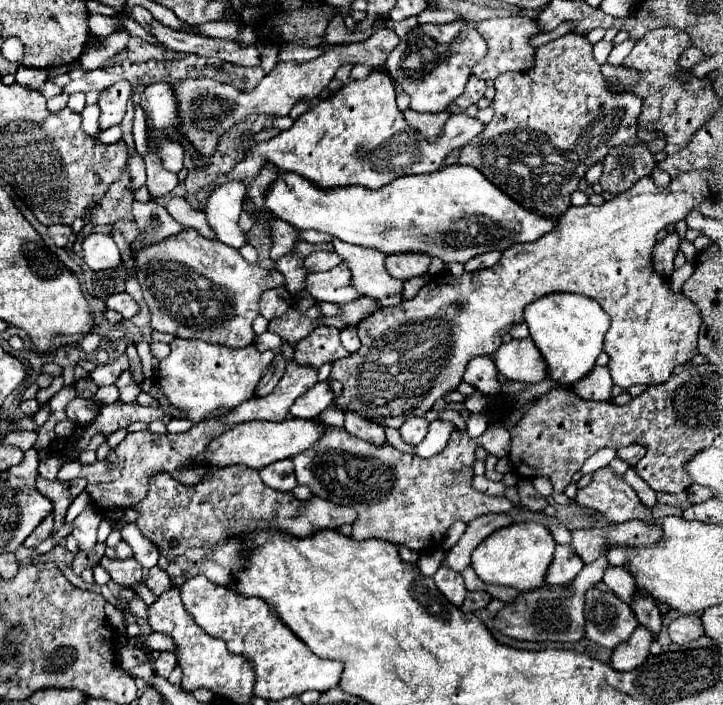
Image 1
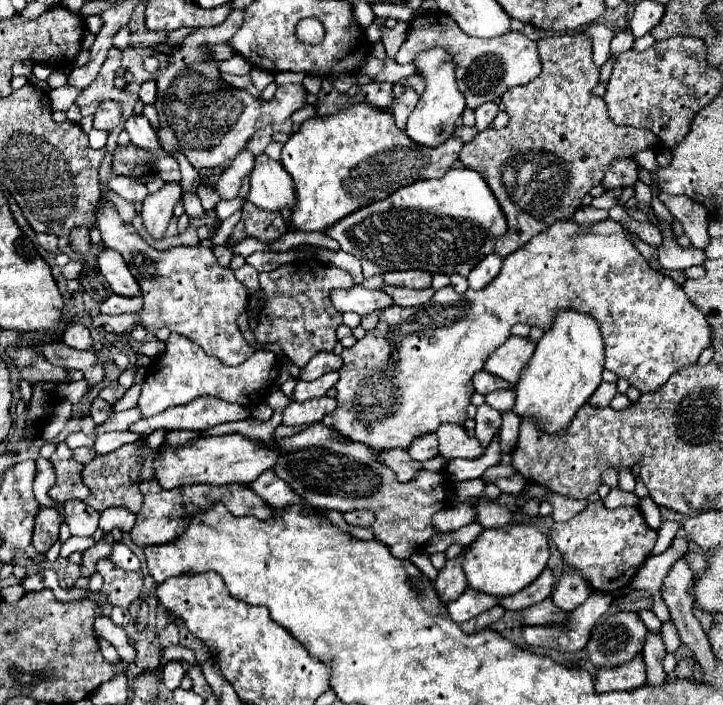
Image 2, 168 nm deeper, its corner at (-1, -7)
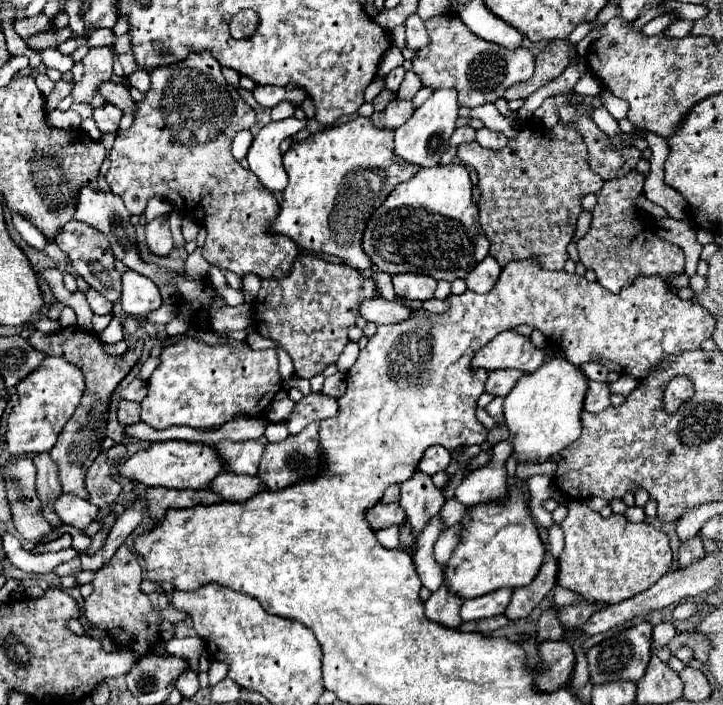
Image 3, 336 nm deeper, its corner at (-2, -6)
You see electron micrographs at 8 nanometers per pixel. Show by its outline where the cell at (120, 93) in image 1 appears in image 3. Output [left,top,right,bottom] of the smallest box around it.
[94,102,122,134]

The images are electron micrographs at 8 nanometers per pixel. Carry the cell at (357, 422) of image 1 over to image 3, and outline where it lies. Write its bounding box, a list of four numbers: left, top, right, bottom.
[400,470,446,534]

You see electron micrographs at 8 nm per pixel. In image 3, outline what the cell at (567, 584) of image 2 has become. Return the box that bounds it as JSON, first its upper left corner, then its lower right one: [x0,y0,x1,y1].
[538,606,562,642]

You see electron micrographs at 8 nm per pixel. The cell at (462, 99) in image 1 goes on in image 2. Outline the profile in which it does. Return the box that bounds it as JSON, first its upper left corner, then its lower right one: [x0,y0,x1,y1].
[475,103,499,131]

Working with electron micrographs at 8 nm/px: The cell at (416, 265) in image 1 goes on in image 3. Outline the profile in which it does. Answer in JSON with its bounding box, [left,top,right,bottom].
[392,274,436,300]

